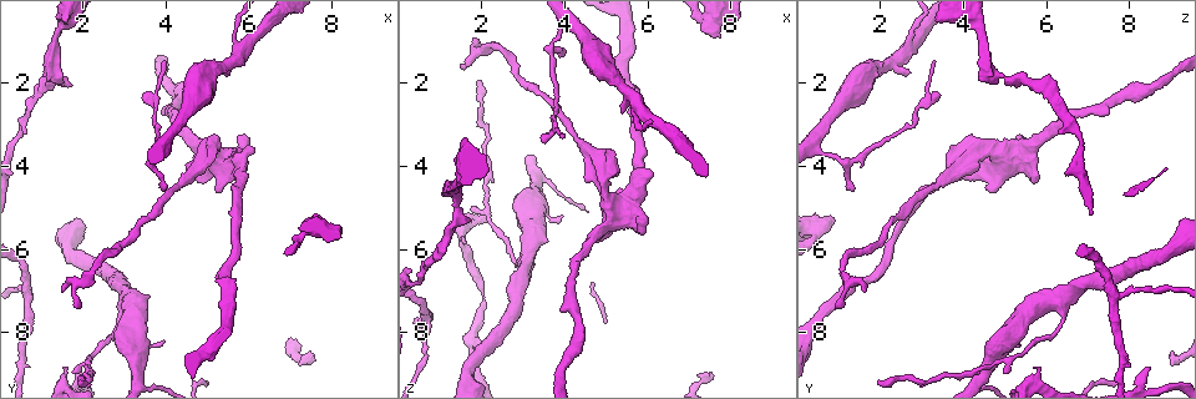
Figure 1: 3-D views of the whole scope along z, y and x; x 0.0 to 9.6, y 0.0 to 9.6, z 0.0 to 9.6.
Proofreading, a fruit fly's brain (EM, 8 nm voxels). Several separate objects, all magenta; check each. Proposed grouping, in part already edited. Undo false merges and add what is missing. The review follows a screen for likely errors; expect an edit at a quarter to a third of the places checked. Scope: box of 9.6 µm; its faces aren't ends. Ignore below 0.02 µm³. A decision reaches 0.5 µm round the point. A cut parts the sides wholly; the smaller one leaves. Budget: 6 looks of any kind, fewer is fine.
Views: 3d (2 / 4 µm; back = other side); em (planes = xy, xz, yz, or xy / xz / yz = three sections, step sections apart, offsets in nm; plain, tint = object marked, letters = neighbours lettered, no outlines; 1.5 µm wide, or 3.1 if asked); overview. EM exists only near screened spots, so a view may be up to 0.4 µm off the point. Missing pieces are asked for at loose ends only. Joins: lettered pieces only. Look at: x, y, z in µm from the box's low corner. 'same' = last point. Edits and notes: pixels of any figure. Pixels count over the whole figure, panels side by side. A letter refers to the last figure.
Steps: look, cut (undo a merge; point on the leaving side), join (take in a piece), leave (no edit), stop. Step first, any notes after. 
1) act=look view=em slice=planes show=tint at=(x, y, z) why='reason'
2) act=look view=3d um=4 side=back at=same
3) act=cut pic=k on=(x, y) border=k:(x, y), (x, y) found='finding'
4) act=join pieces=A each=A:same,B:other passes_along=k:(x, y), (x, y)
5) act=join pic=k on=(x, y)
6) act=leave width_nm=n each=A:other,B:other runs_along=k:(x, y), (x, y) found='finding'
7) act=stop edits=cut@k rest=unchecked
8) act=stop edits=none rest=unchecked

act=look view=em slice=planes show=tint at=(0.65, 7.05, 7.65) why='a fork'

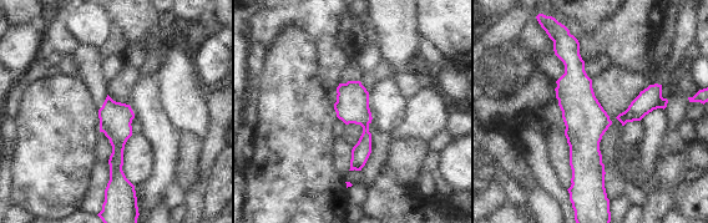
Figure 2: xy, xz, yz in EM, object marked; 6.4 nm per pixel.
act=look view=em slice=planes show=letters at=same why='what lies round it'

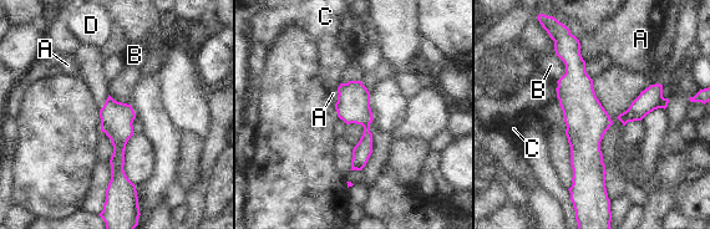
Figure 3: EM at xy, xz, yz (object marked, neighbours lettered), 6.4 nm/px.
act=leave width_nm=200 longest_contact=B:180nm each=A:other,B:other,C:other,D:other found='one neuron here'

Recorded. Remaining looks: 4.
act=look view=3d um=2 side=back at=(1.65, 8.85, 5.90) why='an open end'

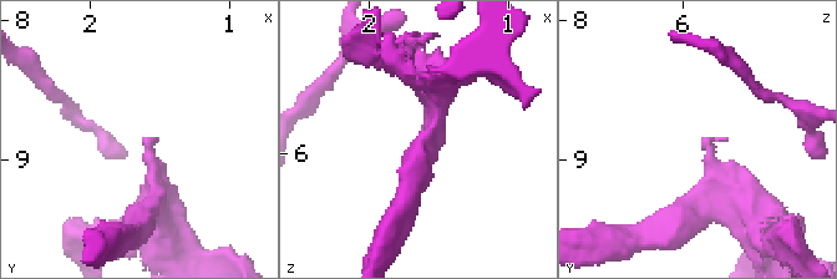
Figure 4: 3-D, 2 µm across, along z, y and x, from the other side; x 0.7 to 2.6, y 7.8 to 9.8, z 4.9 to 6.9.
act=look view=em slice=planes show=letters at=(1.62, 8.86, 5.88) why='need the tissue'

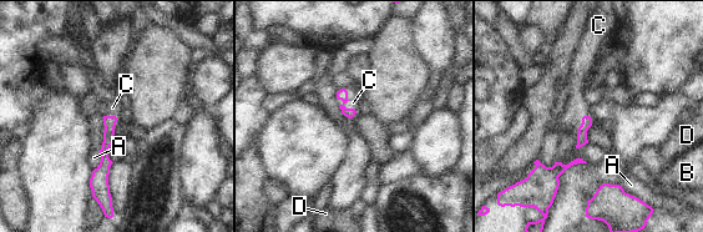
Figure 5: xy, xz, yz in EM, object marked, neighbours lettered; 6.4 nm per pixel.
act=join pieces=C longest_contact=C:200nm each=A:other,B:other,C:same,D:other passes_along=5:(349, 112), (344, 106), (353, 102) found='it goes on there'

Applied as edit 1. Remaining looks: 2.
act=look view=overview

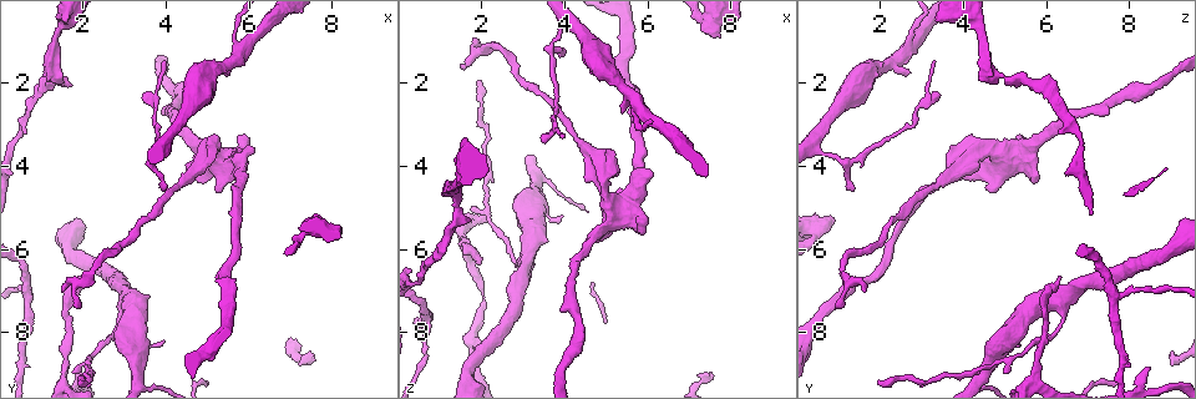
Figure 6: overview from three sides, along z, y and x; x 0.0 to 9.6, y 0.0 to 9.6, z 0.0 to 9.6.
act=look view=em slice=planes show=letters at=(1.45, 7.00, 1.65) why='tapers out'

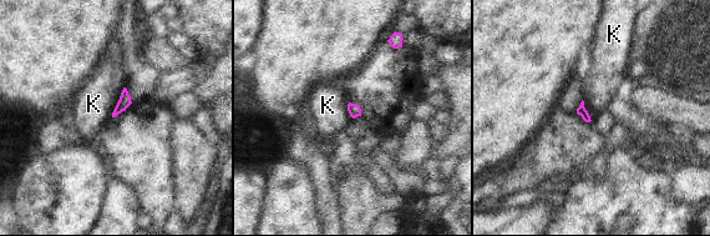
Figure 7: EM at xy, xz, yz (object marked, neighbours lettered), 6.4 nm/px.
act=leave each=K:other border=7:(125, 86), (111, 116) found='none of them fits'

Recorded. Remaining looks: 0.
act=stop edits=join@5 rest=unchecked

